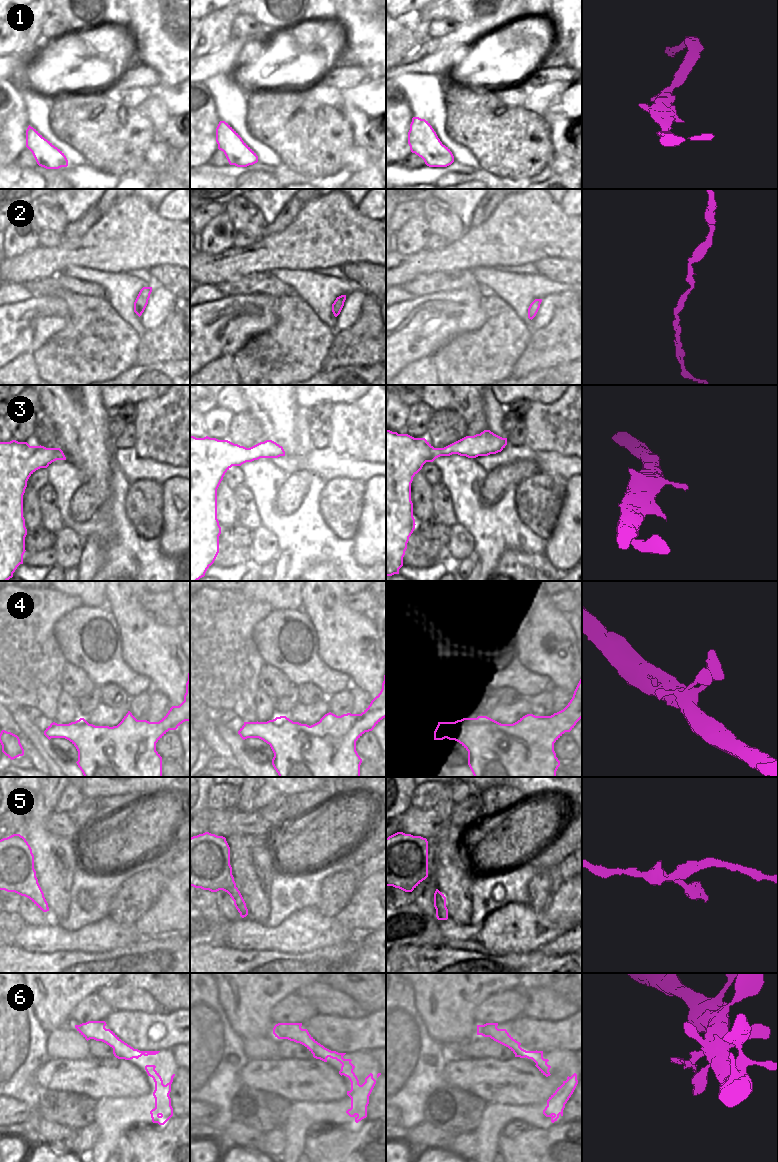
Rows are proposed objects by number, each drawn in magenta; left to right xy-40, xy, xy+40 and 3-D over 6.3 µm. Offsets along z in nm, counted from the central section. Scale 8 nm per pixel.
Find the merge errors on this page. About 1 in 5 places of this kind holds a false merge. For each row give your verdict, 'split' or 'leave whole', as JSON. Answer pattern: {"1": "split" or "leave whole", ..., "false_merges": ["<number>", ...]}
{"1": "leave whole", "2": "leave whole", "3": "leave whole", "4": "leave whole", "5": "leave whole", "6": "leave whole", "false_merges": []}

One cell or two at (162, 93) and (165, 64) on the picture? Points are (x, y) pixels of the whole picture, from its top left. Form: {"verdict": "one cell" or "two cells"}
{"verdict": "two cells"}

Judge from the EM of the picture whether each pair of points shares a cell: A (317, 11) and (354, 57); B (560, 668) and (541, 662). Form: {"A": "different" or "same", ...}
{"A": "same", "B": "same"}

